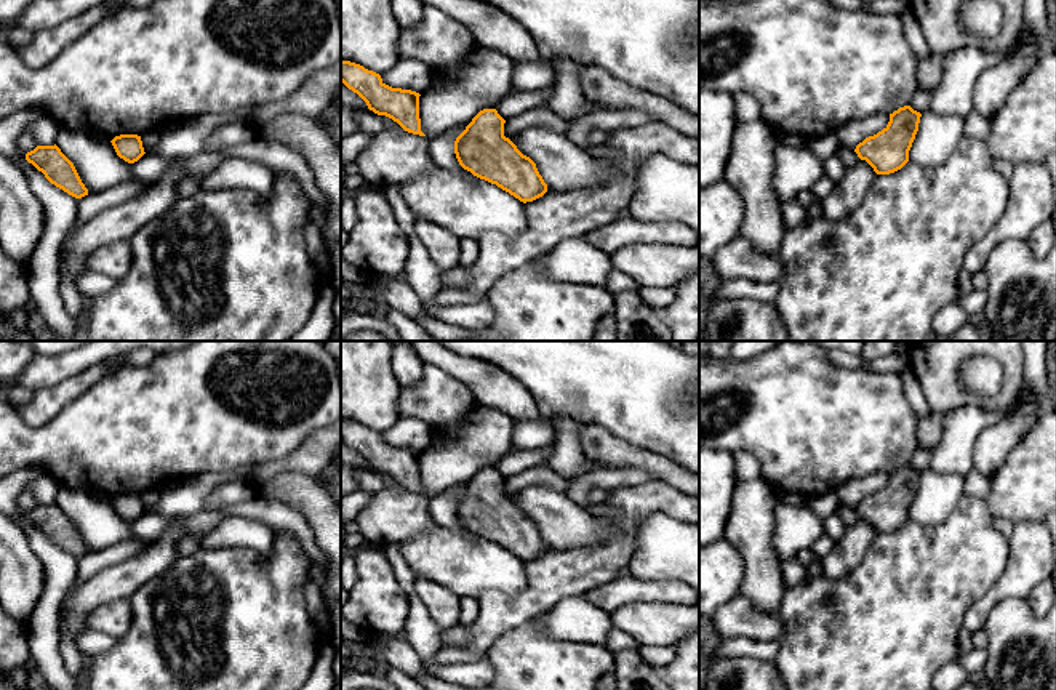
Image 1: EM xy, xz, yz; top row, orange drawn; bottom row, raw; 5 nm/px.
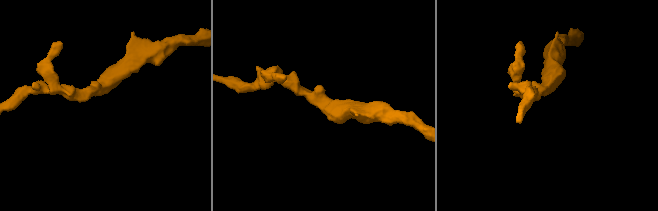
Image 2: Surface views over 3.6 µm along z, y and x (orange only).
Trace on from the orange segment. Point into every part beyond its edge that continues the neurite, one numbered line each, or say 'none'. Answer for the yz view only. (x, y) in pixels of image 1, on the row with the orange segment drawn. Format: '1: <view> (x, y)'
none

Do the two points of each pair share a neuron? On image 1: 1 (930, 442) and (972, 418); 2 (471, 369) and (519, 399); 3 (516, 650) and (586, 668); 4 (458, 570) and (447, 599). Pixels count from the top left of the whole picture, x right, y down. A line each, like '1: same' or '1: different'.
1: different
2: same
3: same
4: different

